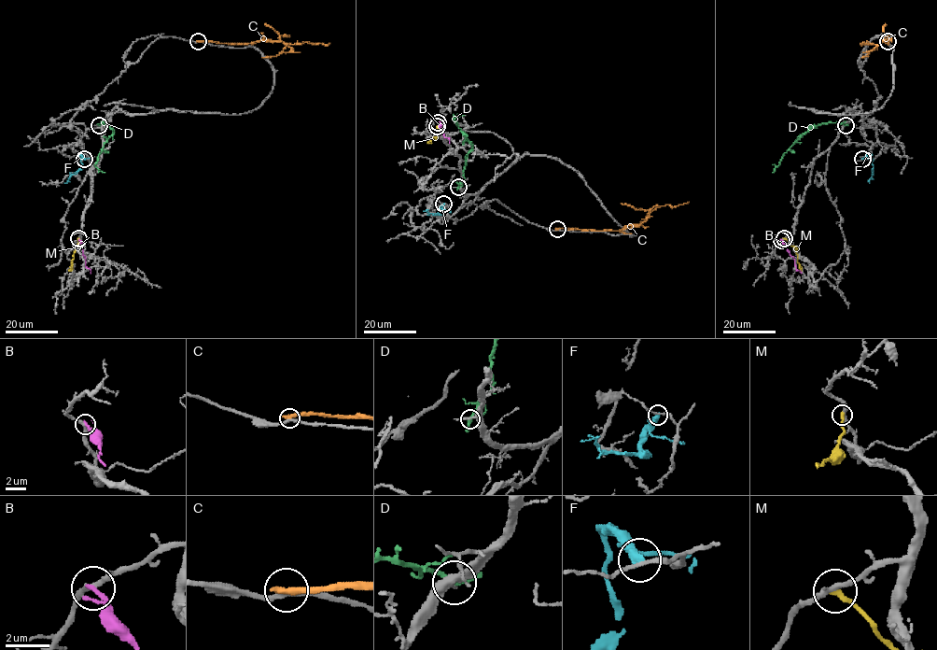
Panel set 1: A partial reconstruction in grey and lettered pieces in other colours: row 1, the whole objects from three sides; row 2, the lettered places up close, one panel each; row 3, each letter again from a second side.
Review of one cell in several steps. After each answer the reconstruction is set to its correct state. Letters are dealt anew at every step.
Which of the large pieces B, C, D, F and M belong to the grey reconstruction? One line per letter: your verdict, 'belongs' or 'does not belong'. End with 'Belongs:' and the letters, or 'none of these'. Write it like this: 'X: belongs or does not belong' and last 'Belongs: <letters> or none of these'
B: does not belong
C: does not belong
D: does not belong
F: does not belong
M: does not belong
Belongs: none of these

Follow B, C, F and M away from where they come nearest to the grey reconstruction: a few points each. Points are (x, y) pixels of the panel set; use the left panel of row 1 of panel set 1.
B: (79, 240), (90, 274)
C: (198, 41), (280, 40), (286, 45), (330, 42)
F: (84, 159), (80, 155), (81, 166), (64, 183)
M: (78, 238), (68, 270)

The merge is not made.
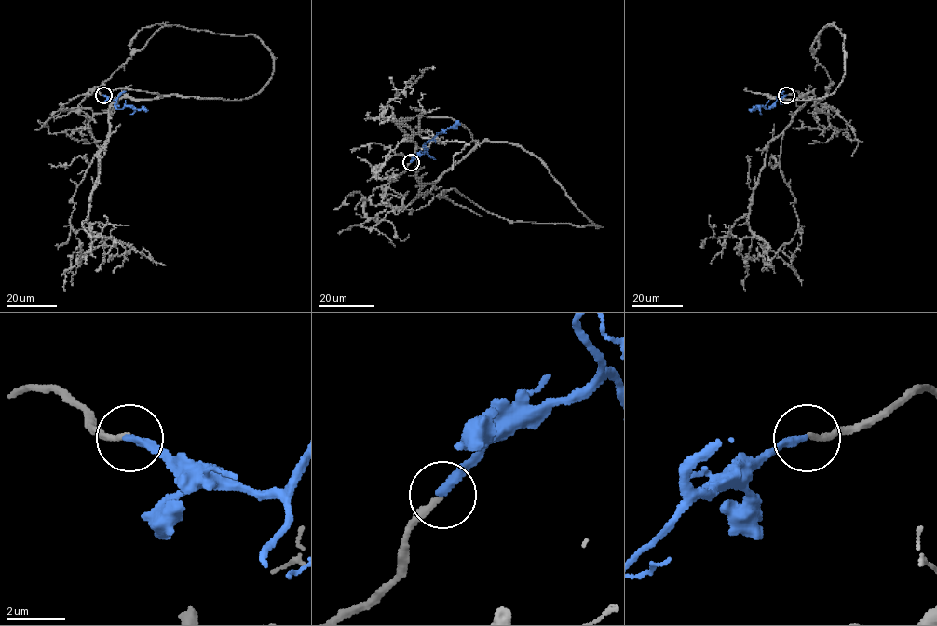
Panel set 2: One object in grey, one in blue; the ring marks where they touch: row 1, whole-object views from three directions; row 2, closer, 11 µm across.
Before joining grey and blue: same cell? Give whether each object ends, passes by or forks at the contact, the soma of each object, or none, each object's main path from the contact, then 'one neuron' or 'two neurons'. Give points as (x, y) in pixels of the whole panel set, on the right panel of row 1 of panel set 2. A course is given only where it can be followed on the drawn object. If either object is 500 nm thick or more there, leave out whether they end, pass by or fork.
grey ends; blue ends; soma grey none; soma blue none; course grey (787, 95), (838, 111), (767, 95), (831, 95), (836, 27), (810, 49), (831, 84), (817, 123); course blue (787, 95), (768, 109), (760, 106), (749, 110); one neuron

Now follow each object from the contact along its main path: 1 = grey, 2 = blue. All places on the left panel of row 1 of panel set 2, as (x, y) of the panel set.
1: (103, 95), (61, 106), (240, 100), (273, 55), (164, 25), (79, 104), (96, 123)
2: (103, 95), (116, 101), (117, 109), (131, 106), (147, 110)

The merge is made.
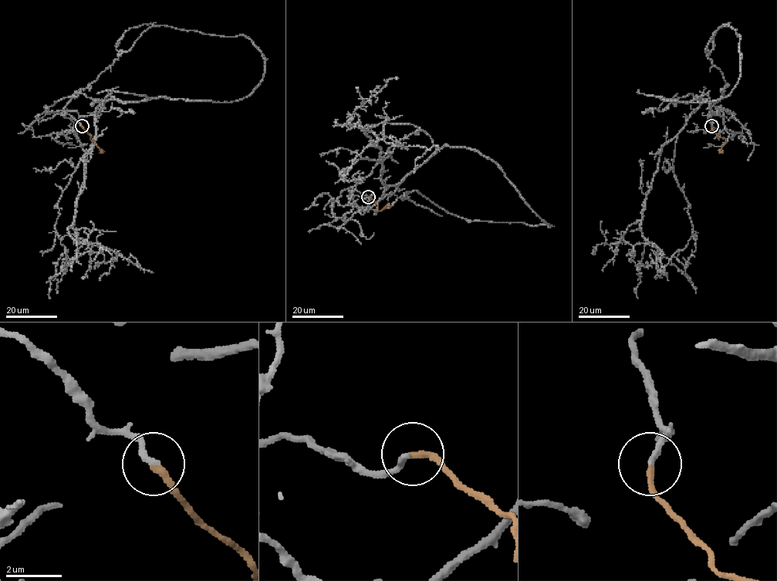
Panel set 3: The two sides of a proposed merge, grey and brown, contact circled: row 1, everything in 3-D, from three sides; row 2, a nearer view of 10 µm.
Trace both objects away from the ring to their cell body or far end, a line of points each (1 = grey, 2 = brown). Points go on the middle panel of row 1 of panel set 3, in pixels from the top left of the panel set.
1: (367, 197), (349, 197), (551, 225), (466, 148), (385, 184), (359, 126), (426, 147), (414, 173)
2: (367, 197), (377, 203), (377, 211), (386, 206)

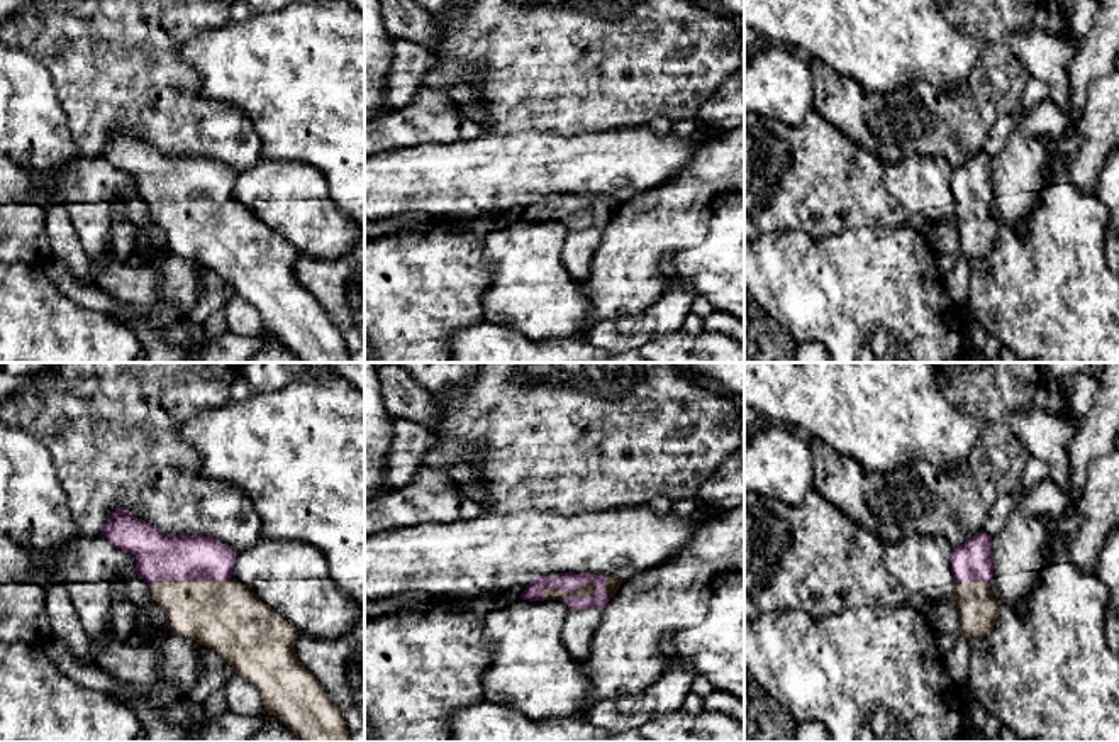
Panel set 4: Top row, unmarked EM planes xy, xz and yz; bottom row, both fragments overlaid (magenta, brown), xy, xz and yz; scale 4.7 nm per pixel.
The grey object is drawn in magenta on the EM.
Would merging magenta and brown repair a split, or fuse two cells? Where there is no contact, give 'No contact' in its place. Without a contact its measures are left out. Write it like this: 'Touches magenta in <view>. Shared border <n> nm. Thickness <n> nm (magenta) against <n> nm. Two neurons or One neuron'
Touches magenta in xz. Shared border 260 nm. Thickness 100 nm (magenta) against 60 nm. One neuron

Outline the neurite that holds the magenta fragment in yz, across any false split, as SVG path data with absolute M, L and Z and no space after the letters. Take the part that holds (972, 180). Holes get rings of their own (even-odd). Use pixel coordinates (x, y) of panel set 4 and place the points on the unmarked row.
M978 152L965 164L953 168L951 193L956 203L953 217L960 235L960 252L966 261L982 259L994 251L999 222L994 219L992 158Z

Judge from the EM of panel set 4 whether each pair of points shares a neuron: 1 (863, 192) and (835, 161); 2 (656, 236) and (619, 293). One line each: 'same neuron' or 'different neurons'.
1: same neuron
2: same neuron

